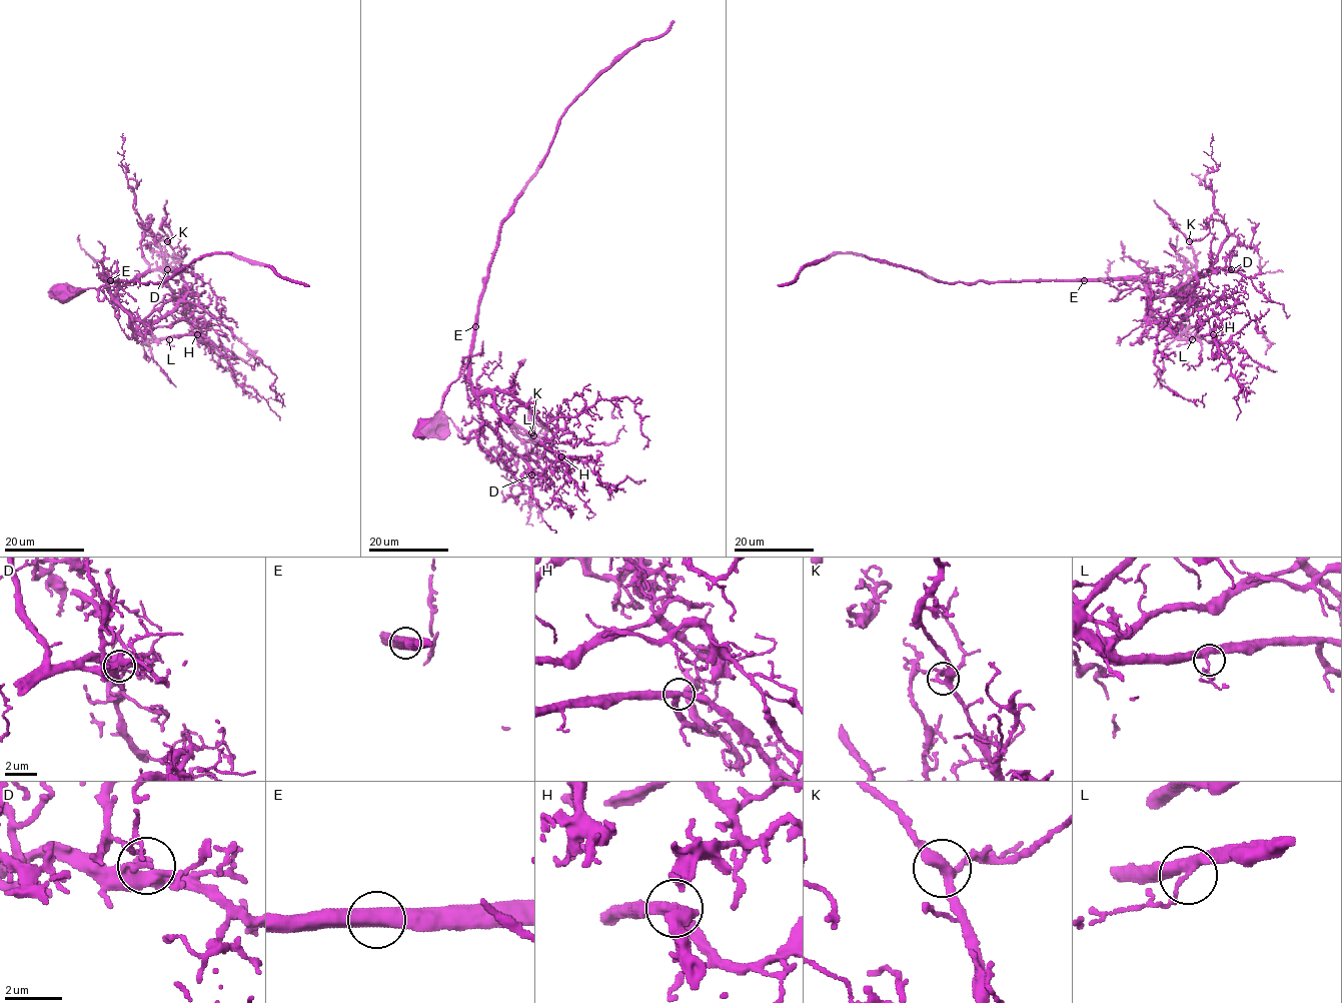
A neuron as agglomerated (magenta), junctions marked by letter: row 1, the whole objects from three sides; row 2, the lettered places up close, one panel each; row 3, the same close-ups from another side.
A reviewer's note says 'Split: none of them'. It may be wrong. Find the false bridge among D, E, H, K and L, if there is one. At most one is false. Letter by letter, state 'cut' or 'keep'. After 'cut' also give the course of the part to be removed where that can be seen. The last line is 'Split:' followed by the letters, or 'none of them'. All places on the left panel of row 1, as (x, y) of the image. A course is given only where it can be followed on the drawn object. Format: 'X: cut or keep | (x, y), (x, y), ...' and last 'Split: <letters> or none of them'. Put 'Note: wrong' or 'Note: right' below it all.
D: keep
E: keep
H: keep
K: keep
L: keep
Split: none of them
Note: right

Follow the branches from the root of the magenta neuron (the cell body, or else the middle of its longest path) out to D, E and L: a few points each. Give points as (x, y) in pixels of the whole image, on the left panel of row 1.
D: (60, 292), (74, 293), (80, 289), (105, 286), (113, 295), (124, 284), (149, 271), (167, 269)
E: (60, 292), (107, 288), (105, 279), (110, 280)
L: (60, 292), (74, 293), (80, 289), (105, 286), (129, 315), (130, 325), (138, 333), (145, 338), (169, 339)

